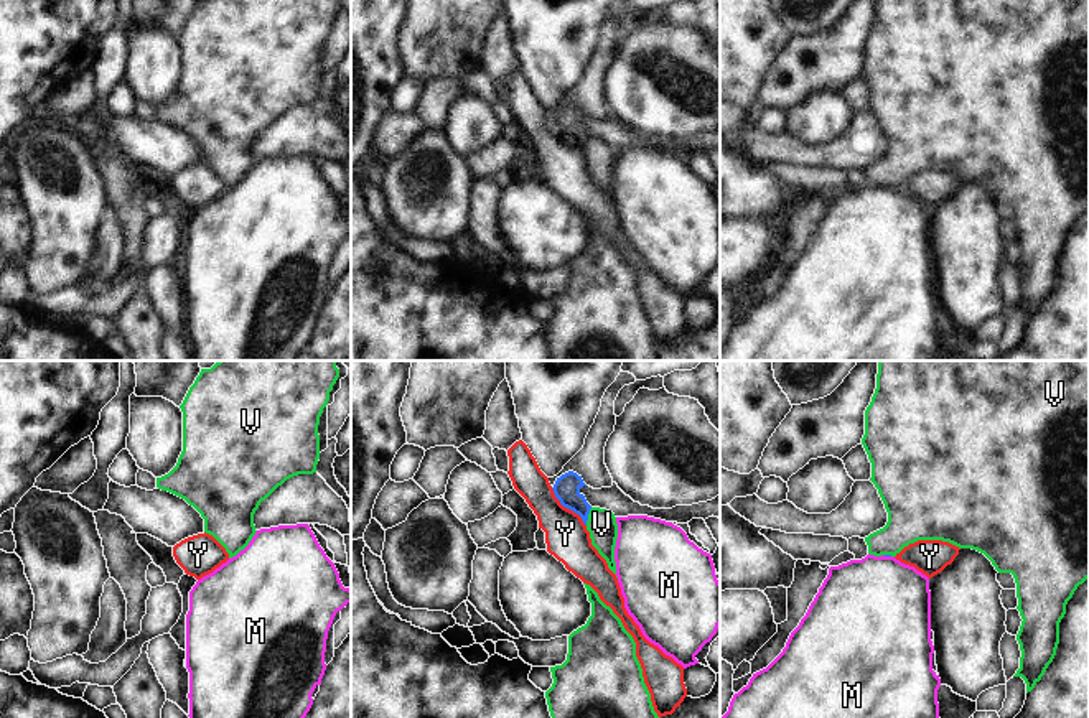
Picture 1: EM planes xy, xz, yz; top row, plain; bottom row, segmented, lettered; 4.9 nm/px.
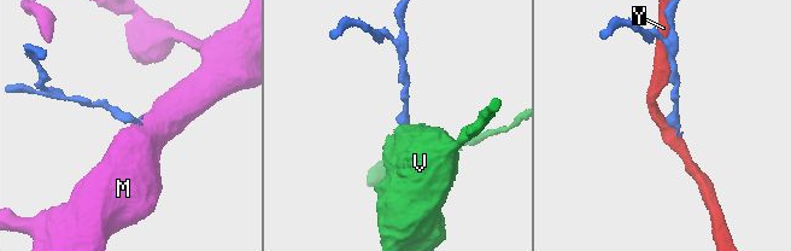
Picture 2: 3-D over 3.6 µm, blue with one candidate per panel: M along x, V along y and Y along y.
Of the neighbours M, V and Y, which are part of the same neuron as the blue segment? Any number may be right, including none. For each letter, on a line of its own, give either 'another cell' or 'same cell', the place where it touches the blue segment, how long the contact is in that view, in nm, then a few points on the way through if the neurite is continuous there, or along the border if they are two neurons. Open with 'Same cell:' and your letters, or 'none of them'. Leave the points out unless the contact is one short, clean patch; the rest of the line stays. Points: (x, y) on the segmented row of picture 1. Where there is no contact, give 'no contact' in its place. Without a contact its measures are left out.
Same cell: V
M: another cell; meets blue in yz at (887, 555); contact 40 nm long; border along yz (883, 555), (890, 557)
V: same cell; meets blue in xz at (587, 516); contact 90 nm long; runs through xz (567, 488), (567, 493), (587, 516), (602, 524)
Y: another cell; meets blue in xz at (567, 508); contact 260 nm long

